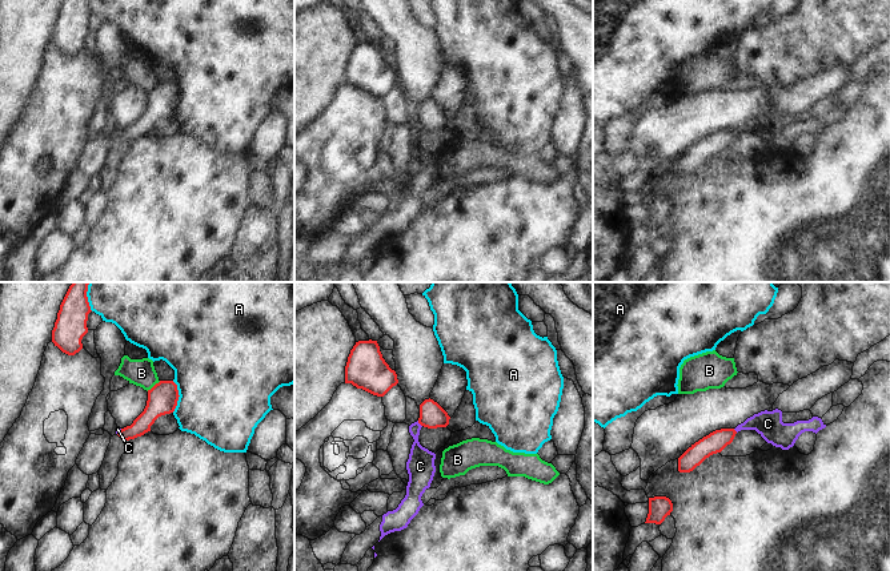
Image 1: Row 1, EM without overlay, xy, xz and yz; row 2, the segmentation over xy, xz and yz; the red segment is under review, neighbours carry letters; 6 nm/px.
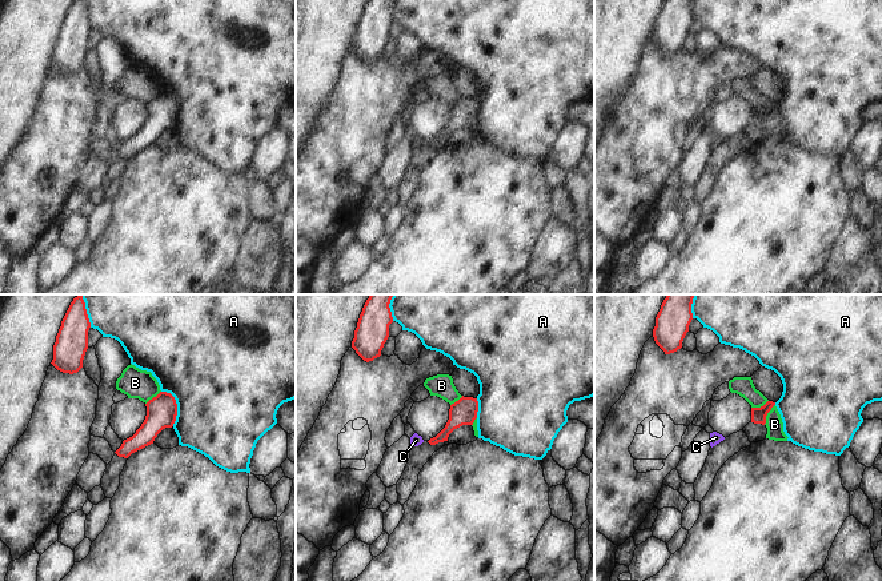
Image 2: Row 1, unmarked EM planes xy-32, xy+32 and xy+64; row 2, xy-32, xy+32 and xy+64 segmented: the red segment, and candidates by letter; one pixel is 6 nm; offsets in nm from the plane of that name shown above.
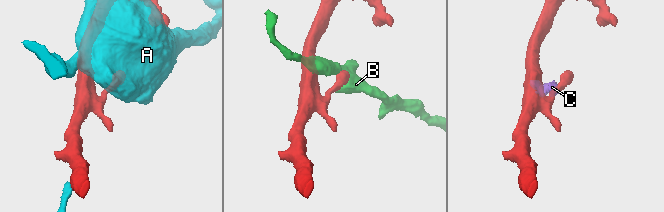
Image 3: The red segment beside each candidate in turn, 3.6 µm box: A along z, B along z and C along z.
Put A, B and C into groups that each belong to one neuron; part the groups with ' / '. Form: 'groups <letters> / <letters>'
groups A / B / C

